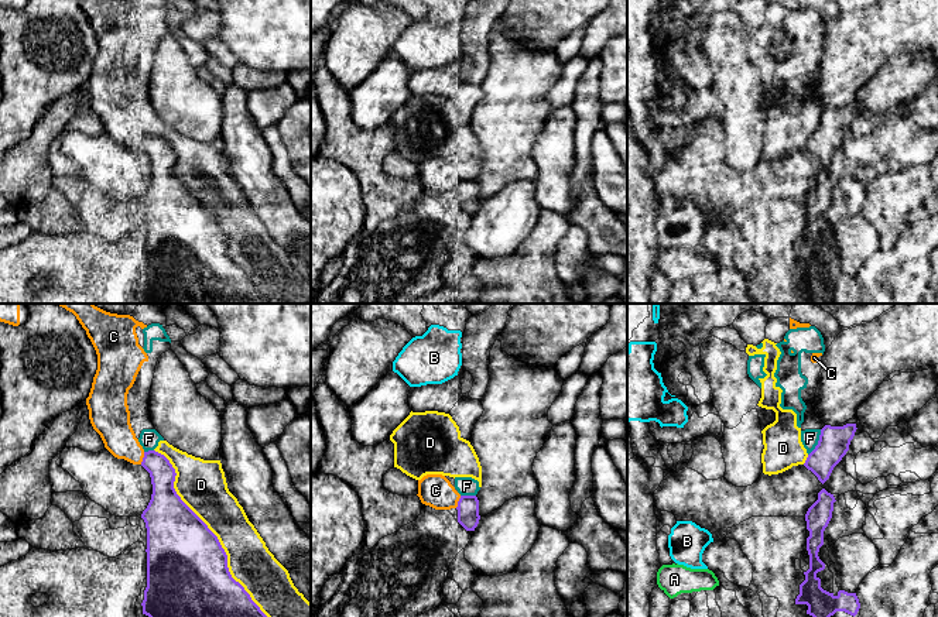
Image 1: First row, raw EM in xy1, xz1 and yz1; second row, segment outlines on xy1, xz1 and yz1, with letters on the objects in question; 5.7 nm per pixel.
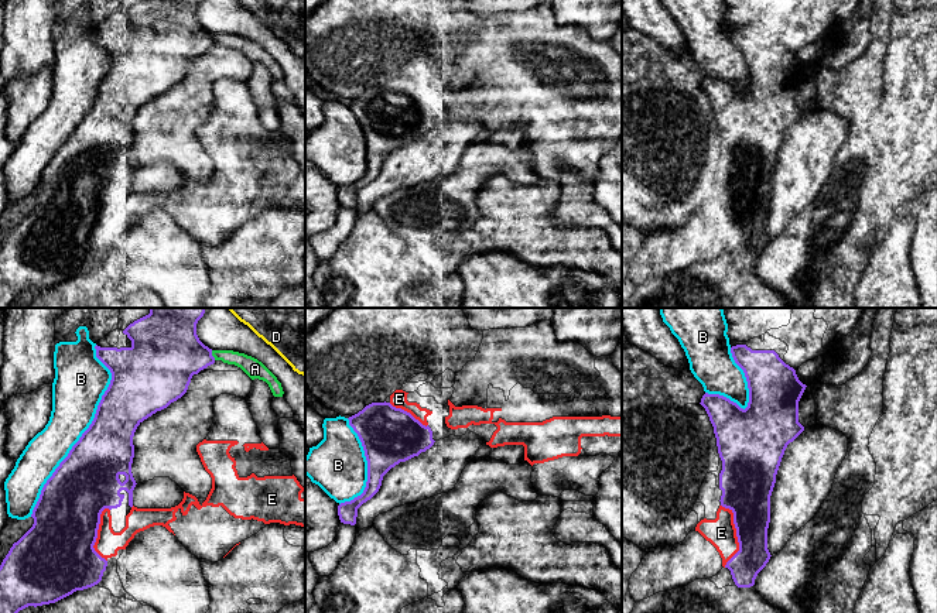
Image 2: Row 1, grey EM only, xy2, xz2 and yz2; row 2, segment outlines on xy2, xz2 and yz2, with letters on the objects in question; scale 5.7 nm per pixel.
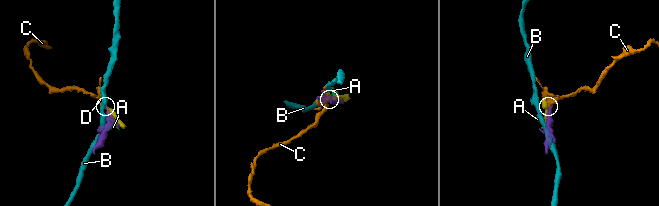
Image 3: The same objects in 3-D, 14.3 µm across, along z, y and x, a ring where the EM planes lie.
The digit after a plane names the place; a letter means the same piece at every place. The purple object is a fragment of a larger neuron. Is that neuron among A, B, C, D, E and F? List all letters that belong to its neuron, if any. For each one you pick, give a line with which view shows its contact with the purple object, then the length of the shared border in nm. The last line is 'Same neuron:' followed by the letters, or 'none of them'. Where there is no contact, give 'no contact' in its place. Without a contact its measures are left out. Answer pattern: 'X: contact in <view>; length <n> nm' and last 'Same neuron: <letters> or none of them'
C: contact in xy1; length 80 nm
Same neuron: C

